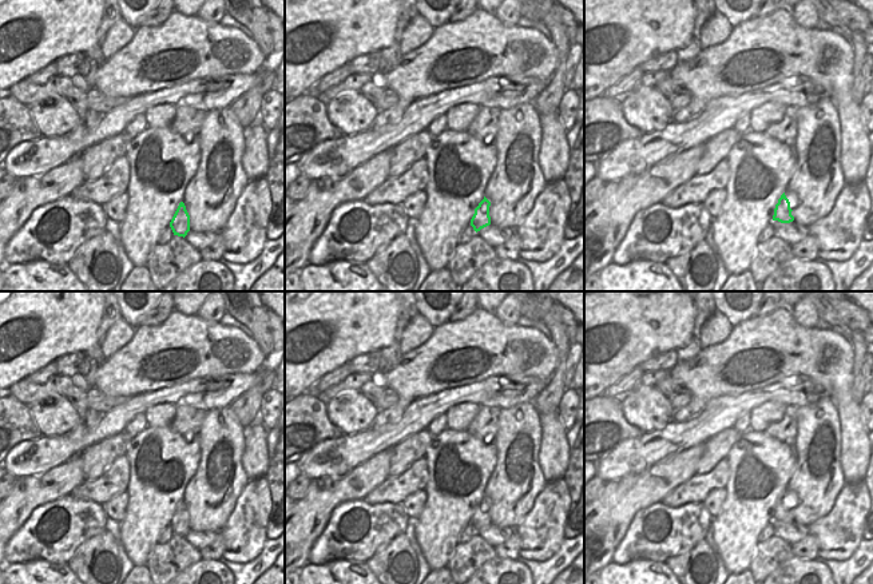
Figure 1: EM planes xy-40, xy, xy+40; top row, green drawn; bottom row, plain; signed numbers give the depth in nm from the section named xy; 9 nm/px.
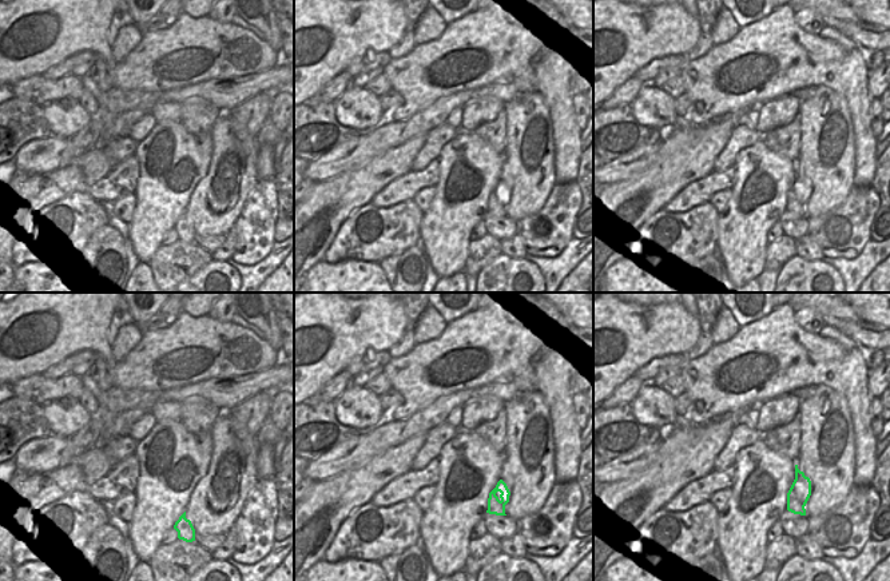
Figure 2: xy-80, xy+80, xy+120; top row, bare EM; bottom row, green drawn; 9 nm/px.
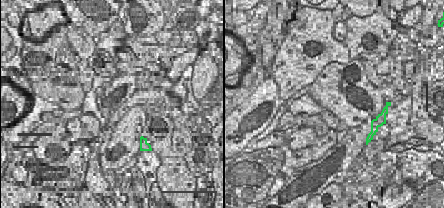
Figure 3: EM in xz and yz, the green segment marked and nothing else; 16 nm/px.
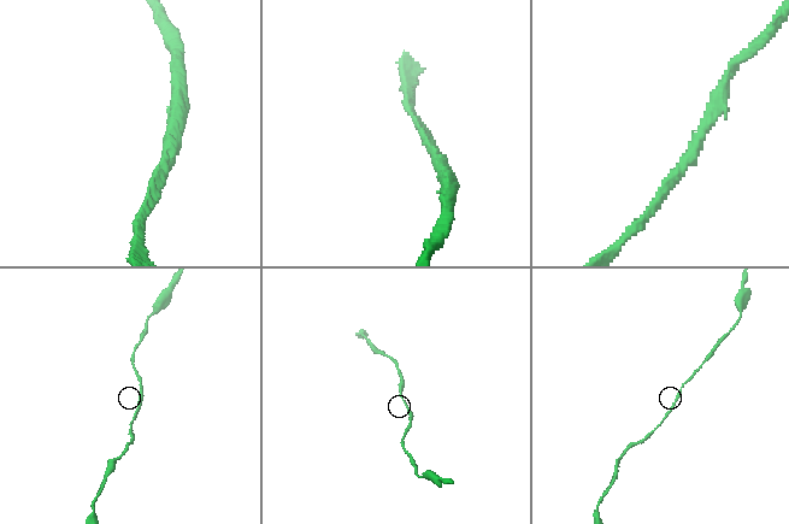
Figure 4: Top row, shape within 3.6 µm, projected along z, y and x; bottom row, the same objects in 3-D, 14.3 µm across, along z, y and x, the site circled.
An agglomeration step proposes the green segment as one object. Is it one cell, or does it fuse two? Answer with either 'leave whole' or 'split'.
leave whole

